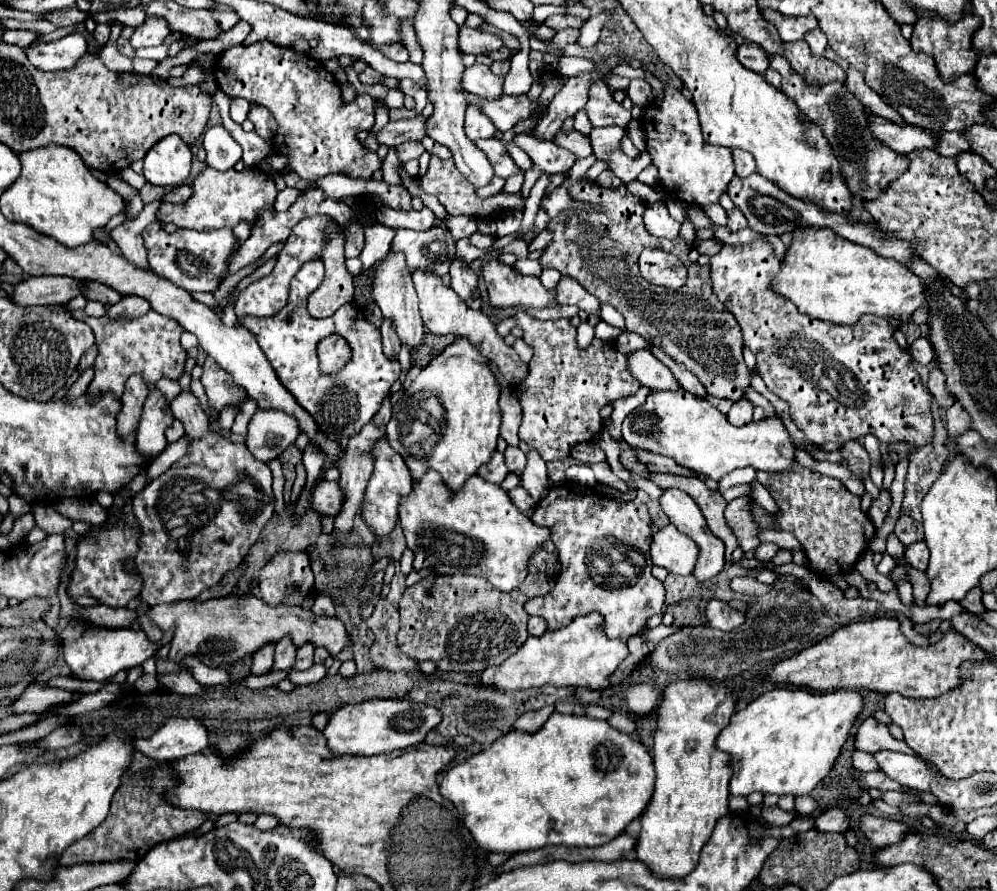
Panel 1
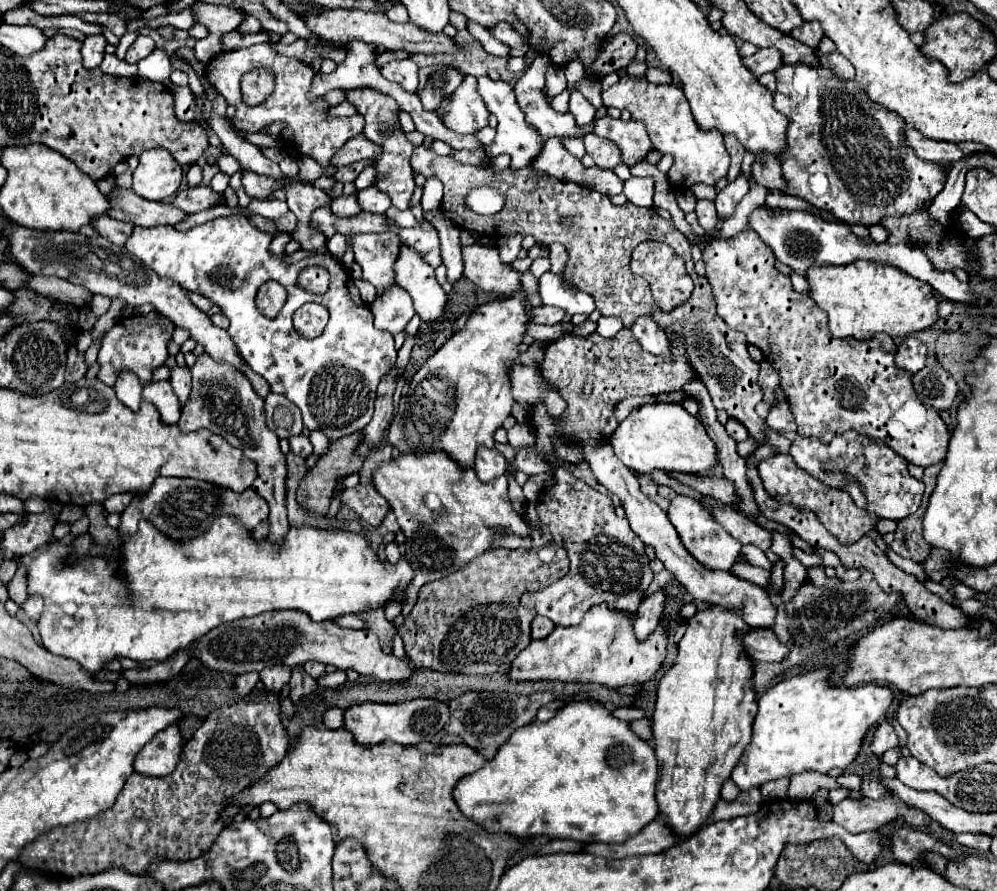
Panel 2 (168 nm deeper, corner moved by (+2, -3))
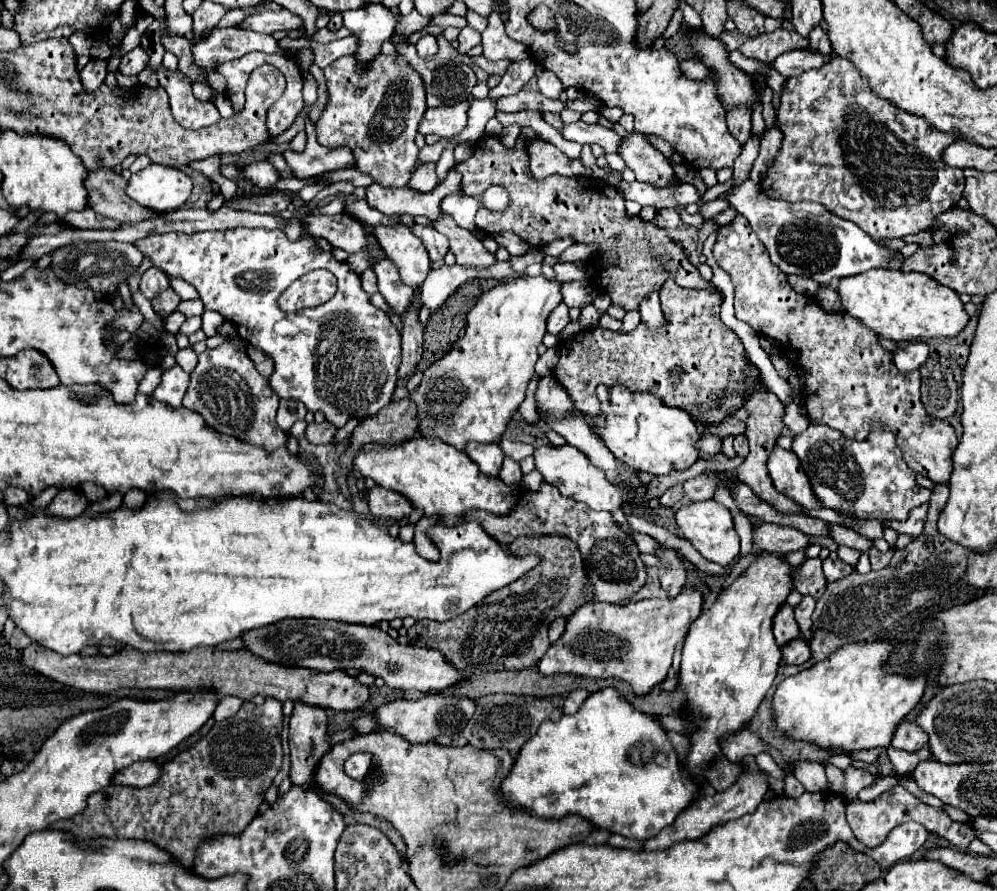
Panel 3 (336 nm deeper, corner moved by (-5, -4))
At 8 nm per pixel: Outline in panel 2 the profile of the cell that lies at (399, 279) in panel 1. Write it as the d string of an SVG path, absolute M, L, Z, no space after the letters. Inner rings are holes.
M355 234L347 238L351 242L355 260L363 268L363 278L371 282L377 296L385 294L387 288L397 286L395 282L395 258L399 258L401 240L397 234Z

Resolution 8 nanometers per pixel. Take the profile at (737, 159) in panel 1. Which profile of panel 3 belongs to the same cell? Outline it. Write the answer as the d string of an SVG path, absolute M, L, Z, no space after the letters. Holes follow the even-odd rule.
M734 107L734 111L726 111L726 121L728 121L728 131L744 145L752 131L750 111L746 111L746 107Z

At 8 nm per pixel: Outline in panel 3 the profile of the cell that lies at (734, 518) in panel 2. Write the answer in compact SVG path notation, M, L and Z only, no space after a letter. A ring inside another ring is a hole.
M764 523L754 529L754 547L758 551L778 551L778 553L794 553L806 549L810 545L810 537L794 527L782 527Z

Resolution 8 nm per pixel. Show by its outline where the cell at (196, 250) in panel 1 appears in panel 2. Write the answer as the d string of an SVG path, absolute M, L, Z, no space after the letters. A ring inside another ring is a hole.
M239 214L239 216L221 216L201 226L193 226L185 232L177 232L173 226L155 226L155 228L135 226L125 248L131 254L135 254L141 262L151 266L151 270L155 270L155 274L159 274L161 278L171 278L173 282L179 282L187 292L203 294L205 298L213 300L213 304L221 306L221 312L231 322L227 332L235 340L243 360L249 364L253 372L261 374L269 382L271 392L283 394L301 410L305 428L321 430L329 440L337 440L341 436L361 432L373 416L373 400L375 400L375 392L377 392L377 384L381 376L389 374L391 368L395 366L397 350L393 344L393 336L373 326L373 314L369 310L369 304L359 296L359 290L355 288L349 272L343 270L343 266L335 258L323 256L323 258L308 258L306 262L297 264L285 264L283 256L269 254L271 240L273 240L271 234L259 232L247 222L243 214ZM314 264L323 266L331 276L329 290L325 294L313 294L305 288L299 288L297 284L303 266ZM265 280L277 280L279 284L287 288L287 294L289 294L278 318L271 318L271 320L259 314L253 302L259 286ZM307 302L321 302L331 308L331 318L329 318L327 328L323 330L321 336L313 340L299 336L291 320L295 310Z

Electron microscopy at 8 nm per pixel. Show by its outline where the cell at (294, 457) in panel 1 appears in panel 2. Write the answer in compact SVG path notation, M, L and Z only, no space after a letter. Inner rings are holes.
M303 434L291 436L291 438L289 438L289 446L291 446L291 452L297 454L297 456L301 456L301 458L307 458L307 456L313 452L309 438L303 436Z

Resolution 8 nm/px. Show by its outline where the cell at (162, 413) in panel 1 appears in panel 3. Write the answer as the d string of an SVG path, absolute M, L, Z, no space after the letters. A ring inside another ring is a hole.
M174 365L172 369L162 373L162 381L160 385L154 389L154 399L158 401L166 401L172 407L180 407L182 405L182 397L186 393L188 387L188 375L186 371L182 371L182 367Z

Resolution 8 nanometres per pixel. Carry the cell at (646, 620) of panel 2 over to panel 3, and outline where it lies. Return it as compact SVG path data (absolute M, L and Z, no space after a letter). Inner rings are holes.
M660 547L654 555L660 559L660 565L658 565L660 585L666 587L670 597L676 597L686 583L686 567L682 559L678 557L676 549L670 549L670 547Z

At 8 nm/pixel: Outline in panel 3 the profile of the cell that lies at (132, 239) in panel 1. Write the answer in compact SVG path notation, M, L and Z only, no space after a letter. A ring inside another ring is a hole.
M90 207L82 211L70 211L68 215L64 215L62 223L72 229L100 229L100 217L96 217Z

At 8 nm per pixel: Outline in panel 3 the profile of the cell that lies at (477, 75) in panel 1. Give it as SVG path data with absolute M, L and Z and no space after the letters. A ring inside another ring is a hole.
M532 141L528 147L530 153L530 173L534 179L546 179L552 173L564 177L592 177L592 171L582 165L580 159L570 159L552 143Z

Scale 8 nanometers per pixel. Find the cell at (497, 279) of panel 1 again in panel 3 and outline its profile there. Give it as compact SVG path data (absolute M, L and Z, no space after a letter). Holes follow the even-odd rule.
M442 211L442 219L430 223L438 233L444 233L450 239L450 251L456 255L456 263L466 267L488 267L496 257L484 249L484 245L468 231L456 225L456 221Z

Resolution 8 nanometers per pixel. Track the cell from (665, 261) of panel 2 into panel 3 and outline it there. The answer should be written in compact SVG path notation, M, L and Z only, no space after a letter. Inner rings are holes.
M668 279L659 291L662 311L666 315L666 327L658 331L640 323L634 331L610 331L604 327L594 327L592 331L580 333L566 345L560 353L560 361L554 369L554 377L562 383L574 407L588 417L596 417L600 413L600 403L596 399L596 387L624 383L632 391L650 391L656 393L666 405L686 409L694 421L702 421L708 425L722 423L732 417L738 409L744 407L746 399L754 391L768 391L760 377L760 369L748 359L748 353L738 339L738 335L728 329L720 319L720 305L724 301L720 291L714 289L684 289L678 287L672 279Z

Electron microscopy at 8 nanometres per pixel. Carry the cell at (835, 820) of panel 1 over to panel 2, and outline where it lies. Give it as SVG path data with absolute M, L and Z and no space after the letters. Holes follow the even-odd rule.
M893 794L879 798L879 800L845 798L843 802L837 804L837 814L833 820L845 830L849 830L851 834L859 834L867 830L877 830L879 826L893 822L897 816L905 816L905 822L917 828L927 828L931 822L931 818L923 814L923 810L905 806Z

